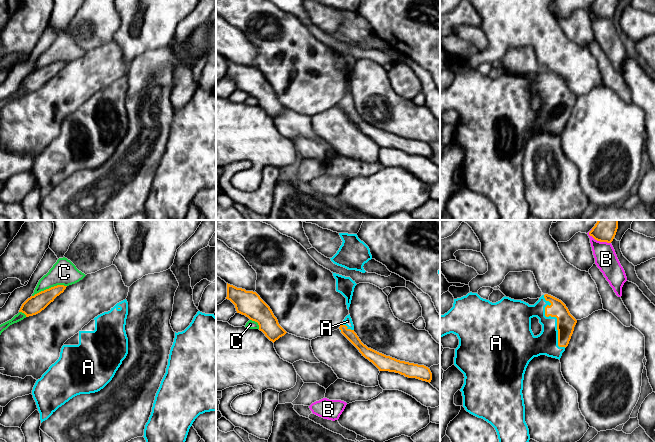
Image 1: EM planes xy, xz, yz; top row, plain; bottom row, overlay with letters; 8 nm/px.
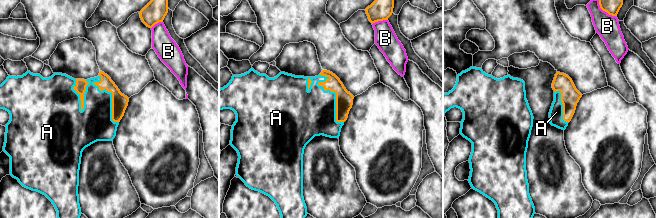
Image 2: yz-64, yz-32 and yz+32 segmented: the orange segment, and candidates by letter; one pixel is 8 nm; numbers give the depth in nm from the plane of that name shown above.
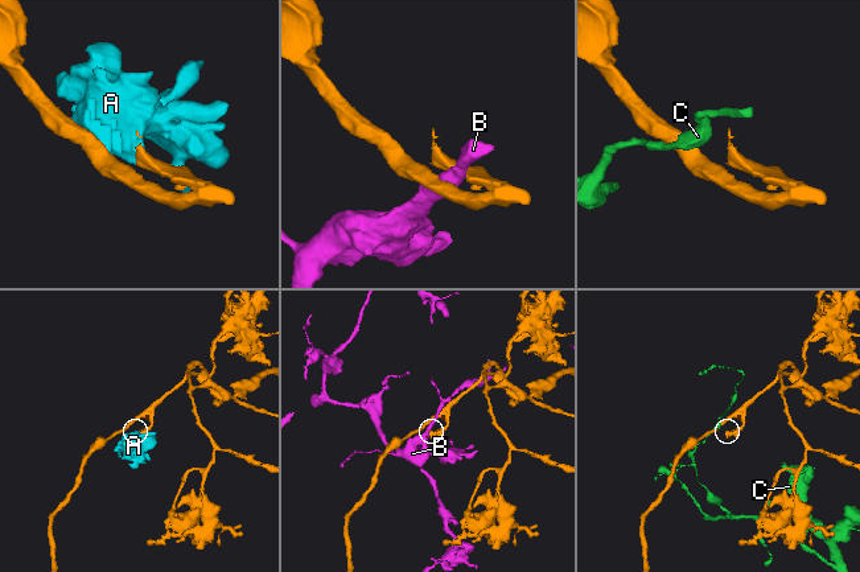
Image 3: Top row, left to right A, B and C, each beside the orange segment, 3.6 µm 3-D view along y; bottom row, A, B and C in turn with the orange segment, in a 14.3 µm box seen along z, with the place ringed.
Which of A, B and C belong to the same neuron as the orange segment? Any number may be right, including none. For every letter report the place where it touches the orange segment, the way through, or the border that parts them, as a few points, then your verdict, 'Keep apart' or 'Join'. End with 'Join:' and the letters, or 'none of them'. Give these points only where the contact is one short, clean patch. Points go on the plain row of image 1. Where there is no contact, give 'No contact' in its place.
A: Touches orange at yz (556, 93). Join
B: Touches orange at yz (599, 16). Keep apart
C: Touches orange at xy (49, 64). Keep apart
Join: A

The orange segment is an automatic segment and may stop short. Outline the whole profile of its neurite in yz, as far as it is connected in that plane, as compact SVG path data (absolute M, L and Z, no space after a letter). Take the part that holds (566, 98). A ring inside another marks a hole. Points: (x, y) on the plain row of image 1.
M477 69L454 75L453 83L440 91L440 114L453 109L459 115L455 125L454 141L464 150L464 160L460 167L463 183L470 190L482 194L496 206L499 220L528 220L529 205L525 198L525 181L523 175L523 156L529 138L540 131L559 135L568 122L577 96L570 90L566 81L559 75L545 70L534 81L521 76L503 73L492 79L481 74ZM537 93L542 107L535 112L531 106L531 95Z

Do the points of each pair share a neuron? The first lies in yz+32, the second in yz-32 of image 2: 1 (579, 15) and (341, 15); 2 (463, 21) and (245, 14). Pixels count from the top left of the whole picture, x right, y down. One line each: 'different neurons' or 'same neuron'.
1: different neurons
2: same neuron

